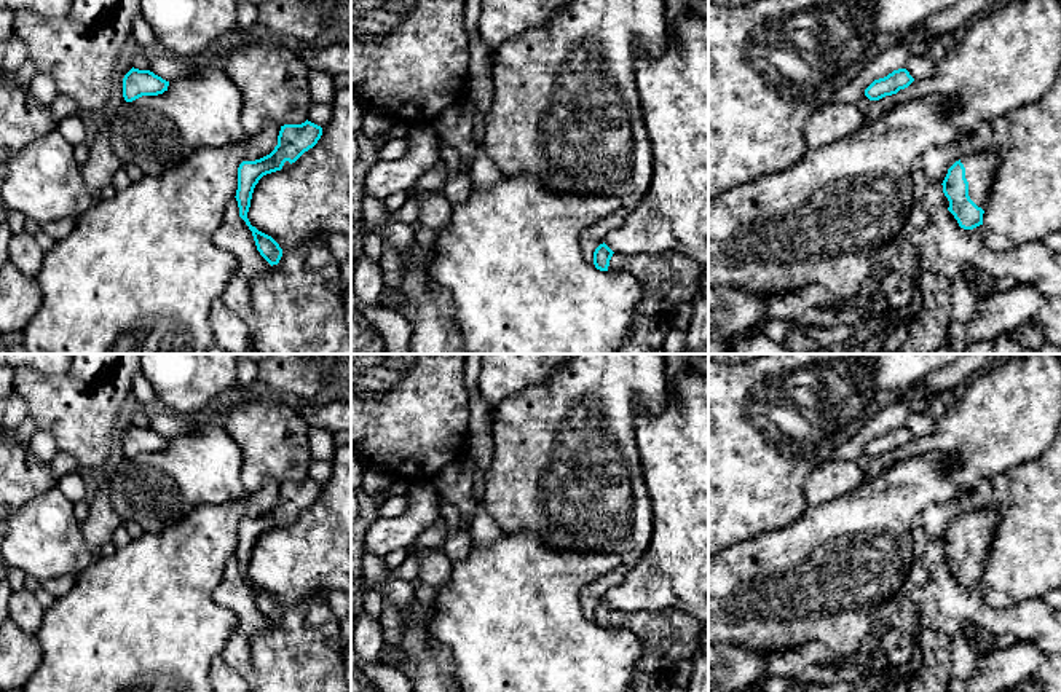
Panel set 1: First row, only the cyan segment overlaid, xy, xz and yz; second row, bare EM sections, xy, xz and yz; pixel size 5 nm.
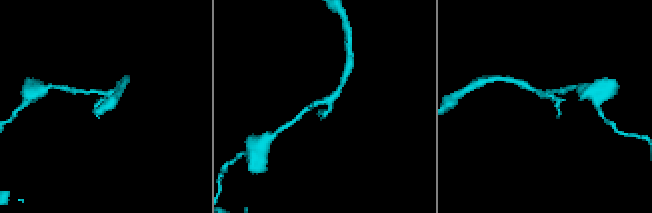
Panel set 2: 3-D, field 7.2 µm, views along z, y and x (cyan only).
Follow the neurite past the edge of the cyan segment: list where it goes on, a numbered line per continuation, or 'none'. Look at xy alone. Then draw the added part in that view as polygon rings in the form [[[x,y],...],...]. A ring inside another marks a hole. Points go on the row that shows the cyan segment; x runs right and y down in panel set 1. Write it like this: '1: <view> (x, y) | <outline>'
1: xy (299, 303) | [[[325,238],[282,249],[278,265],[249,281],[250,308],[257,316],[250,349],[257,354],[351,354],[343,295],[340,265]]]

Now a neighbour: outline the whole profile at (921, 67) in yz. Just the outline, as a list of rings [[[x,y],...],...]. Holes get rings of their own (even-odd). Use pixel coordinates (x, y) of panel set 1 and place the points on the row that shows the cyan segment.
[[[929,56],[909,57],[905,69],[914,80],[927,80],[933,77],[937,64]]]

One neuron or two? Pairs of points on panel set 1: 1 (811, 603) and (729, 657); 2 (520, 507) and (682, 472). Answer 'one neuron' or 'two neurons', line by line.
1: two neurons
2: two neurons

